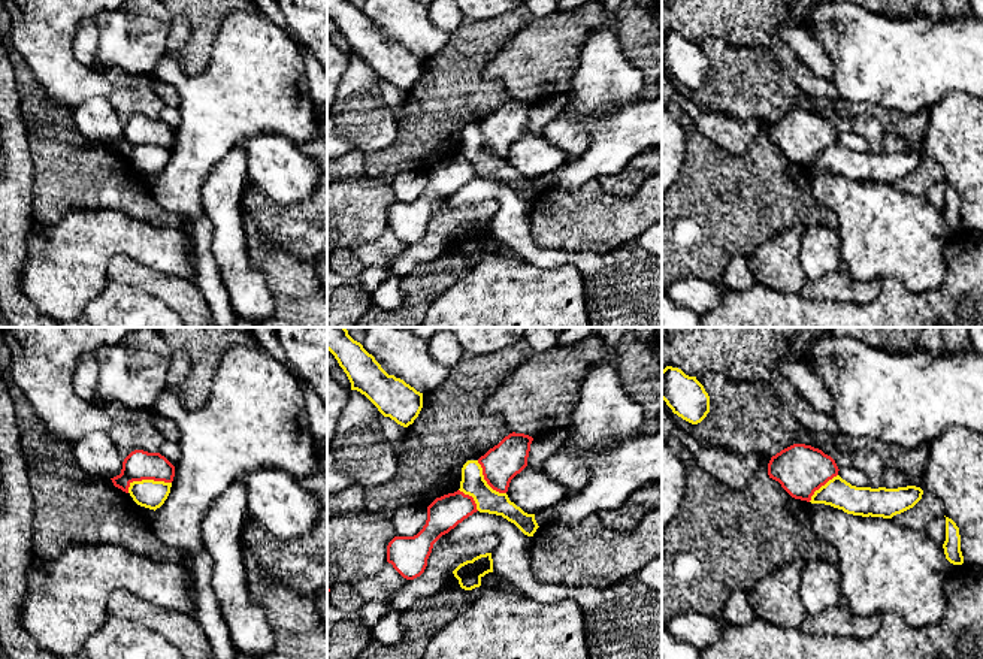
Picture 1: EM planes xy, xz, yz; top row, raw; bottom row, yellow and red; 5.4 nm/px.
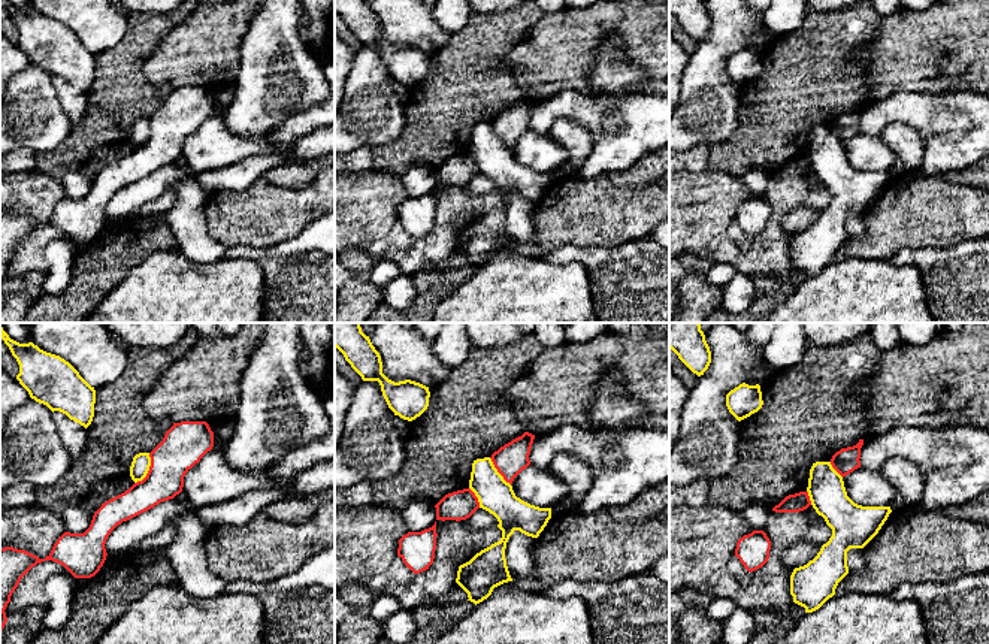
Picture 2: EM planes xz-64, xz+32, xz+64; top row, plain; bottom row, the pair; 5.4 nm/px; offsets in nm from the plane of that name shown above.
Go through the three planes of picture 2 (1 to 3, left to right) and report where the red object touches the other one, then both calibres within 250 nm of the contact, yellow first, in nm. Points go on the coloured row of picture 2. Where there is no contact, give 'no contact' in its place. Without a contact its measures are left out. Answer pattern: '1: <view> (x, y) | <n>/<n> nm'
1: xz-64 (148, 469) | 100/240 nm
2: xz+32 (496, 471) | 190/170 nm
3: xz+64 (834, 469) | 200/140 nm

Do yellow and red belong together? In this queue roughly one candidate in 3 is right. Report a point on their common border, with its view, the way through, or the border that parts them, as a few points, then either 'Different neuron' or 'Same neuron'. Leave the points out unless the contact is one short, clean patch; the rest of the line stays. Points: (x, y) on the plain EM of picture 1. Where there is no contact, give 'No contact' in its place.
Touches yellow at xy (147, 145). Boundary: xy (171, 148), (135, 145), (127, 157). Different neuron

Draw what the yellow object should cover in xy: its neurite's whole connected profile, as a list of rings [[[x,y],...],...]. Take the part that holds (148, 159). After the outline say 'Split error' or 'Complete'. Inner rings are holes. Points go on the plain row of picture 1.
[[[142,145],[130,148],[128,158],[133,166],[145,173],[160,173],[170,158],[172,148]]]. Complete

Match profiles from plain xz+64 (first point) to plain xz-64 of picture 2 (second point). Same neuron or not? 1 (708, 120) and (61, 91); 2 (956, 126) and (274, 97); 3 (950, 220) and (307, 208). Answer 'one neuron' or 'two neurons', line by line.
1: two neurons
2: two neurons
3: one neuron

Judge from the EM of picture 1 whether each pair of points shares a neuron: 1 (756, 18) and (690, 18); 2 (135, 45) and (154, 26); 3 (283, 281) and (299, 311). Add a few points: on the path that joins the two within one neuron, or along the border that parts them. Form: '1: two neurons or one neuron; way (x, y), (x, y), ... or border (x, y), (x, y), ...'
1: one neuron; way (740, 18), (707, 18)
2: one neuron; way (139, 41), (150, 30)
3: one neuron; way (290, 289), (299, 298), (299, 304)

